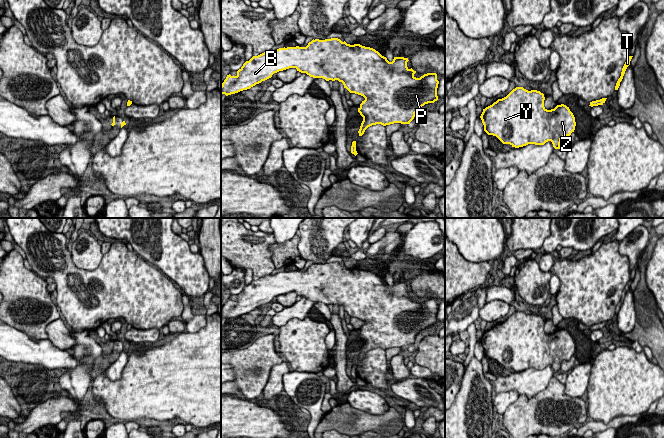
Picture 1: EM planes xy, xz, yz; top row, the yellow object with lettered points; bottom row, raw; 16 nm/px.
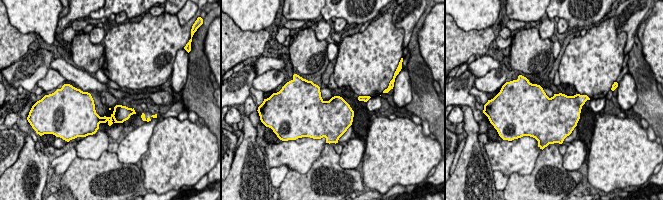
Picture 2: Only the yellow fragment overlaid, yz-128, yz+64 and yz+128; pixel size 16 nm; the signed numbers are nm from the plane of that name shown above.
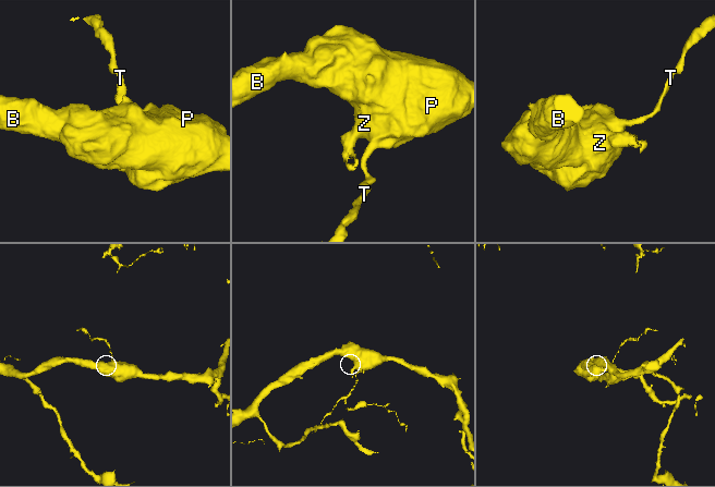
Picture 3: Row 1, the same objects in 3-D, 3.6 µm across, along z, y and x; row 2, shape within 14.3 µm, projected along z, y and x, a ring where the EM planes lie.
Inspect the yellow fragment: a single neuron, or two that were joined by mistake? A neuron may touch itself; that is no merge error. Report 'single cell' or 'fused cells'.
single cell

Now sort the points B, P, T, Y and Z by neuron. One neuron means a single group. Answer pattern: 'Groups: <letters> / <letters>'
Groups: B P T Y Z

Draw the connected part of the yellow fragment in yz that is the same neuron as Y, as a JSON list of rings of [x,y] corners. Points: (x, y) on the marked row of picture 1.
[[[516,87],[506,97],[483,109],[480,118],[484,131],[488,135],[496,136],[503,144],[510,144],[515,148],[528,144],[544,145],[551,141],[555,149],[560,149],[561,139],[570,136],[575,130],[575,117],[564,104],[547,110],[544,100],[544,94],[540,91]]]

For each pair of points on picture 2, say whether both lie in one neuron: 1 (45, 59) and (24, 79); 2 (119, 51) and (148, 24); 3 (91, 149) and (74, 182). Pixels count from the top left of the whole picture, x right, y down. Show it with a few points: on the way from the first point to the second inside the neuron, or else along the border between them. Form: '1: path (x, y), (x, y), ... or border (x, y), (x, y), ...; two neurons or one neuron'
1: path (40, 63), (29, 74); one neuron
2: path (126, 46), (141, 31); one neuron
3: border (107, 149), (97, 159), (77, 157); two neurons

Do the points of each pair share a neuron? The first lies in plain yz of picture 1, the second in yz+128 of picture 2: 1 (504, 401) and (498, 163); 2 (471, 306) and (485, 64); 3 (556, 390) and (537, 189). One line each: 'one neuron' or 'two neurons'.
1: two neurons
2: two neurons
3: one neuron

